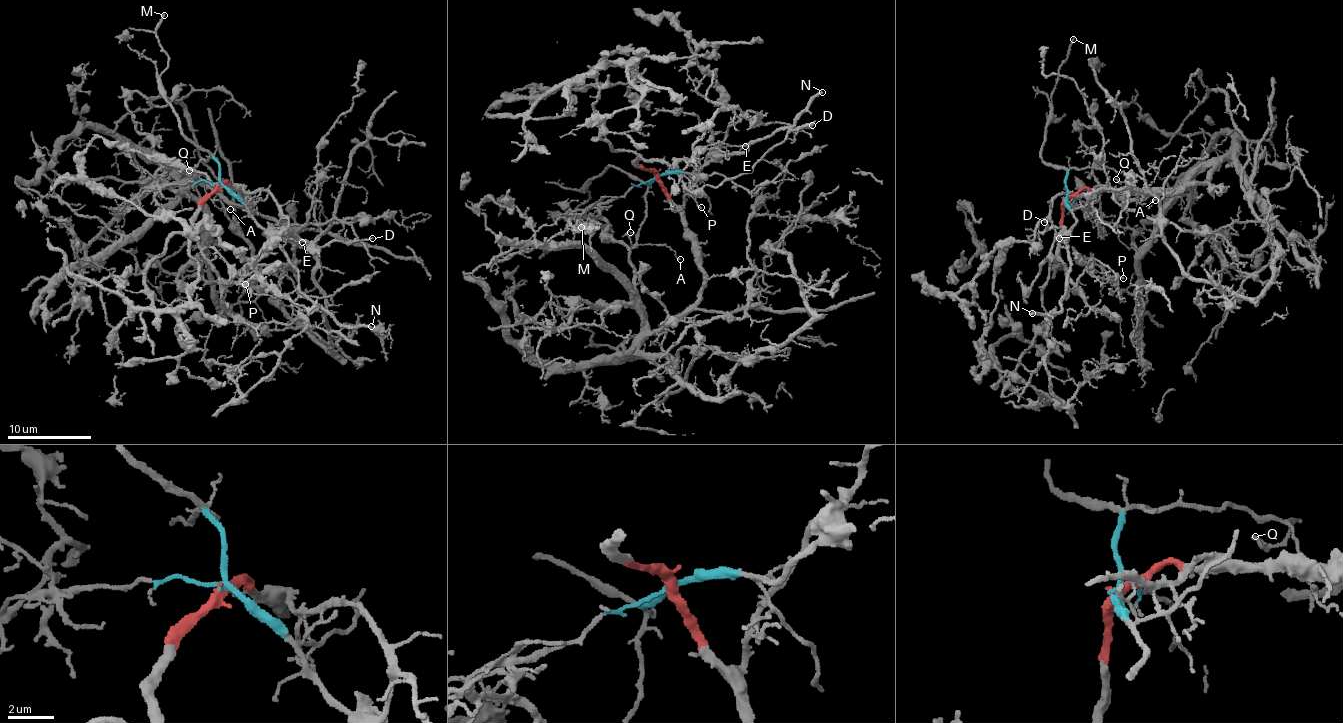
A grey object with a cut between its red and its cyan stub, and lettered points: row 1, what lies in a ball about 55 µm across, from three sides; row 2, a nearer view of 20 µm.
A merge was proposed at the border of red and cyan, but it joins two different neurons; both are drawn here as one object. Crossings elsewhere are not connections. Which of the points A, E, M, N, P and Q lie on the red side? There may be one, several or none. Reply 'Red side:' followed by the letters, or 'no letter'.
Red side: P

